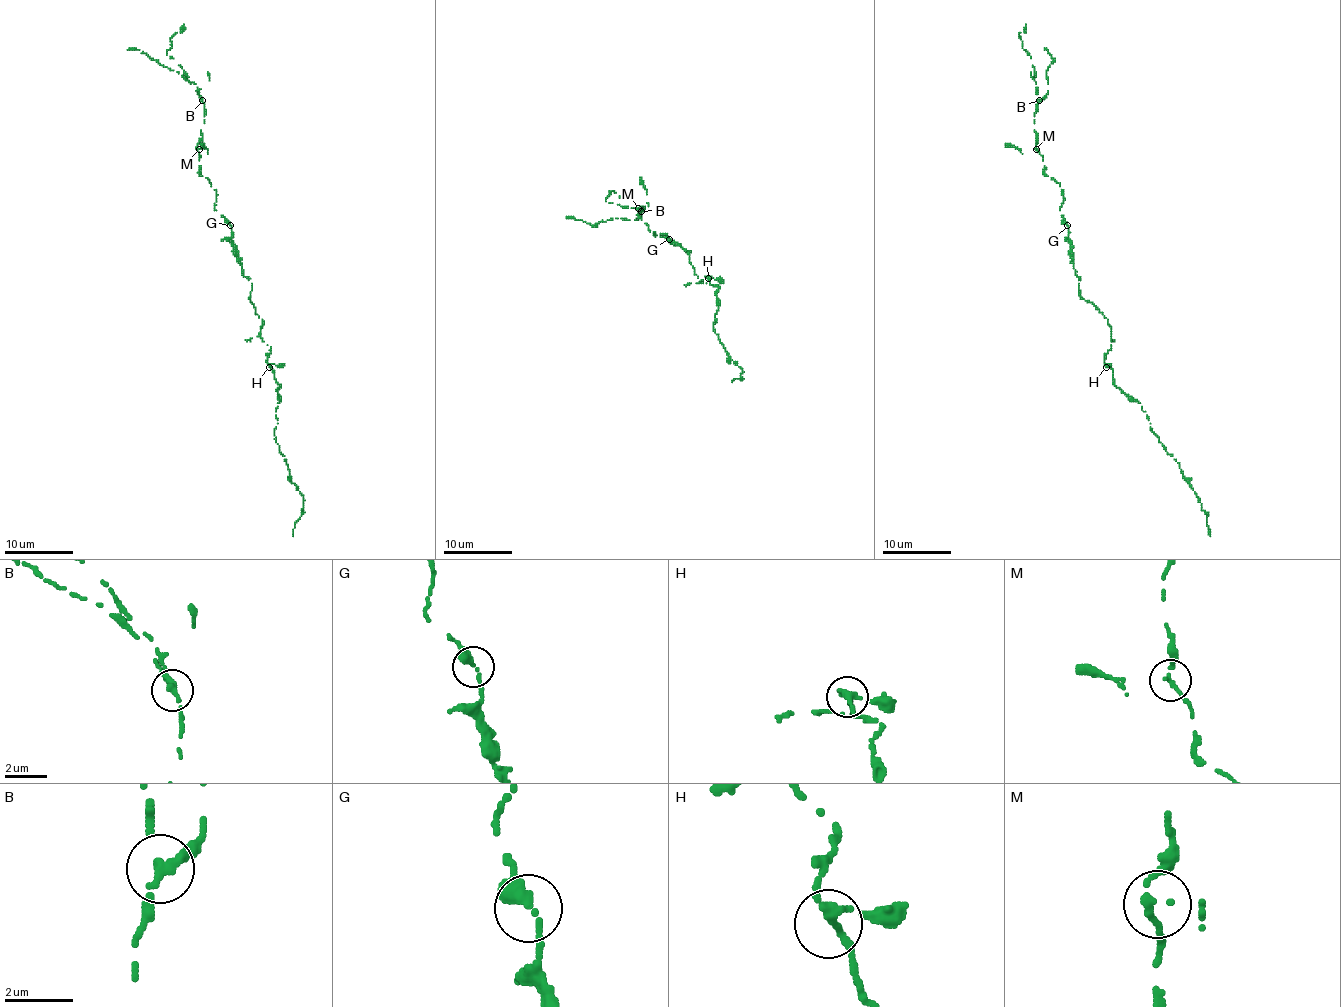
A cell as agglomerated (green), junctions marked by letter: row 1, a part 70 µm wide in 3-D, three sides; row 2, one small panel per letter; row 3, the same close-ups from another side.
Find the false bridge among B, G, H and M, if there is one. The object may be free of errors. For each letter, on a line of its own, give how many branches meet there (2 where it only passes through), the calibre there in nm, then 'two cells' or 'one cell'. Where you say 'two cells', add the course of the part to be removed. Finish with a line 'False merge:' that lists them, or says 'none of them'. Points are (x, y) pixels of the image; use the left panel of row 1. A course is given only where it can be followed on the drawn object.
B: branches 3; calibre 240 nm; two cells; course (202, 101), (177, 72), (139, 50), (127, 50)
G: branches 2; calibre 320 nm; one cell
H: branches 3; calibre 240 nm; one cell
M: branches 2; calibre 200 nm; one cell
False merge: B

